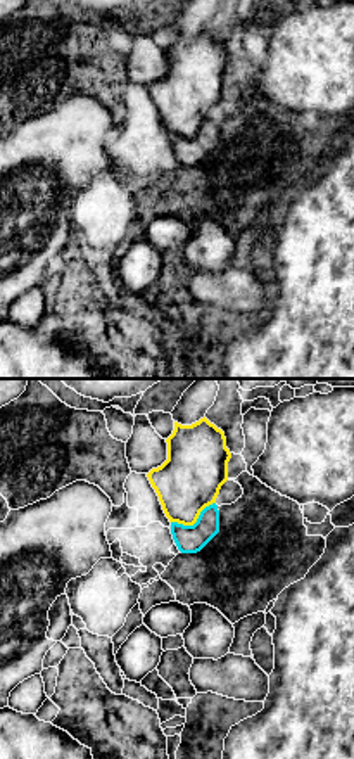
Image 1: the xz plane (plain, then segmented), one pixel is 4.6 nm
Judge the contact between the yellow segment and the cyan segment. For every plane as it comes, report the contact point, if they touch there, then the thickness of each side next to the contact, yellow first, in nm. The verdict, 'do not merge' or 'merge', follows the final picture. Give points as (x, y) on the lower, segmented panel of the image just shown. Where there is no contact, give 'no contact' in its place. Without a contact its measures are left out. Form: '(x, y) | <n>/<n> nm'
(194, 523) | 280/130 nm

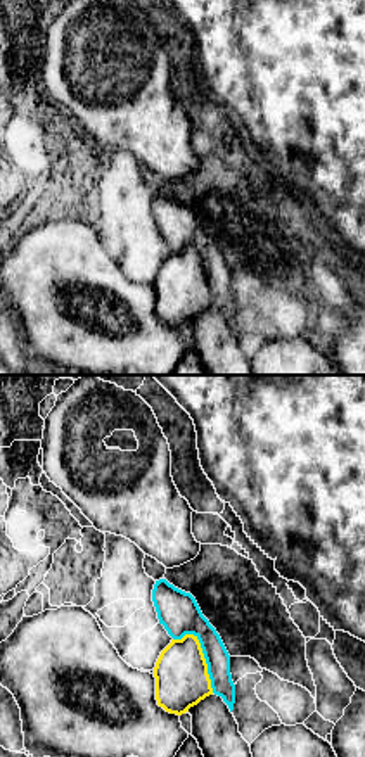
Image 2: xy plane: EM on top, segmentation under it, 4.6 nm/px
(203, 654) | 240/190 nm

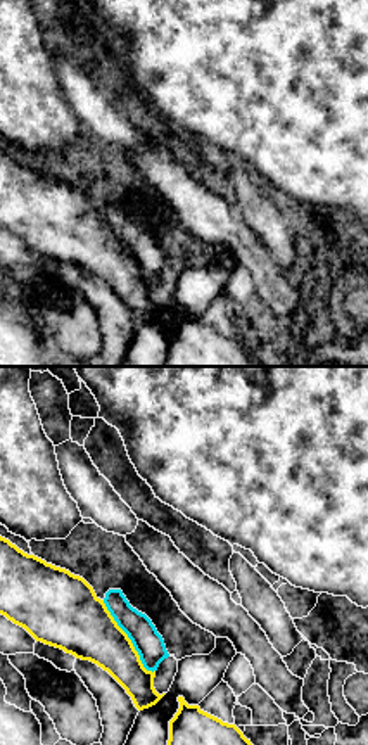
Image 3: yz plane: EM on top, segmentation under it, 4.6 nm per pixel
(128, 638) | 300/140 nm

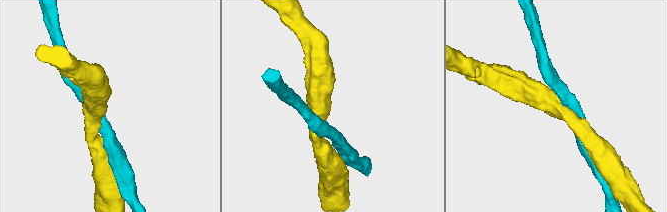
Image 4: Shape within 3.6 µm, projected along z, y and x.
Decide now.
merge

